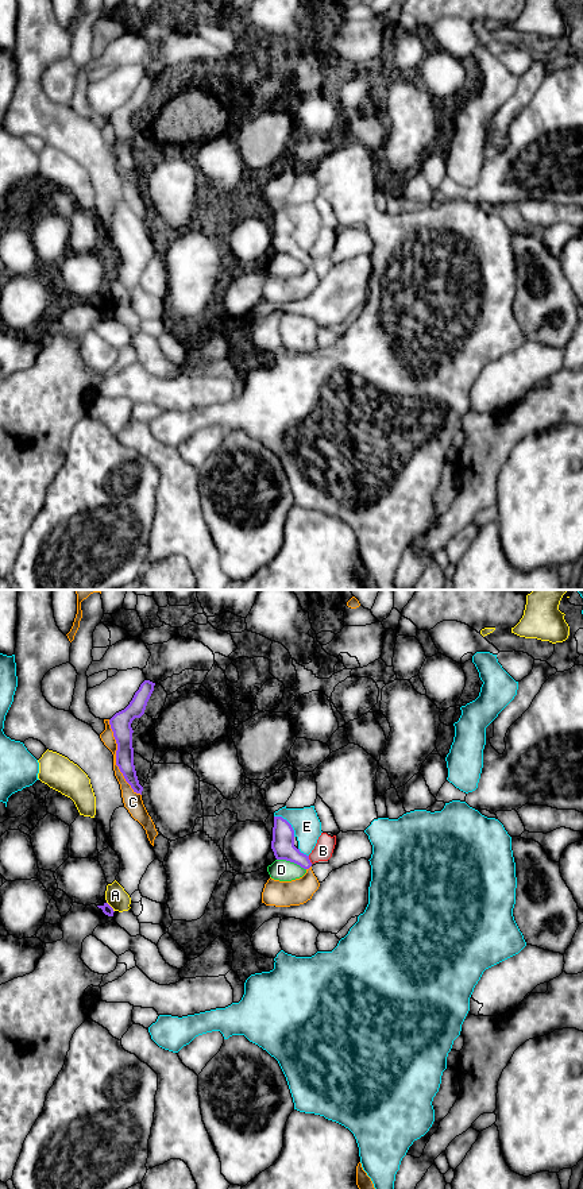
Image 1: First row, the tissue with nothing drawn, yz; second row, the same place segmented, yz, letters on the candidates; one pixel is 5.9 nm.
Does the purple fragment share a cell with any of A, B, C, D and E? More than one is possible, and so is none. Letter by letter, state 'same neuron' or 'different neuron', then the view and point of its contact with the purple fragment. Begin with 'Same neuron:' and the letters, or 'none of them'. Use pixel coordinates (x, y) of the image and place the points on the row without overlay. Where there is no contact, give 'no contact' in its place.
Same neuron: none of them
A: different neuron | yz (111, 302)
B: different neuron | yz (309, 255)
C: different neuron | yz (116, 154)
D: different neuron | yz (292, 257)
E: different neuron | yz (288, 217)

